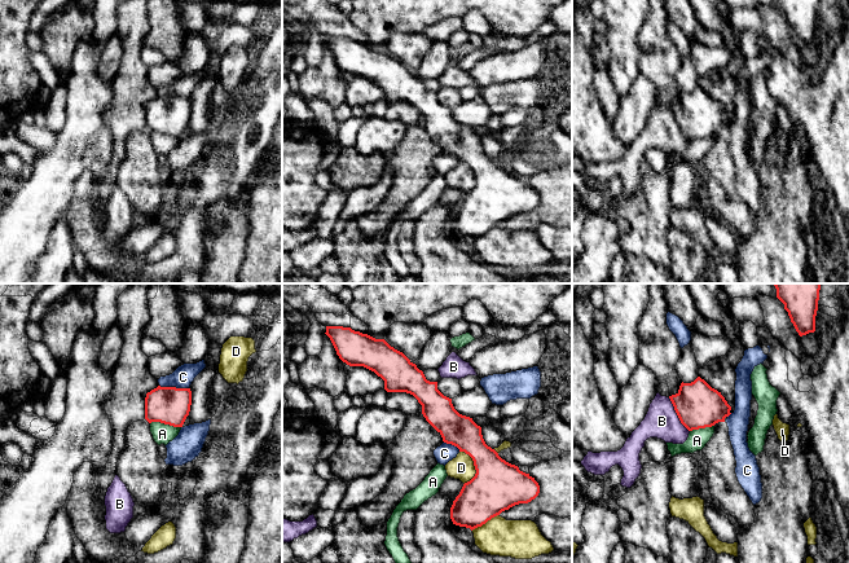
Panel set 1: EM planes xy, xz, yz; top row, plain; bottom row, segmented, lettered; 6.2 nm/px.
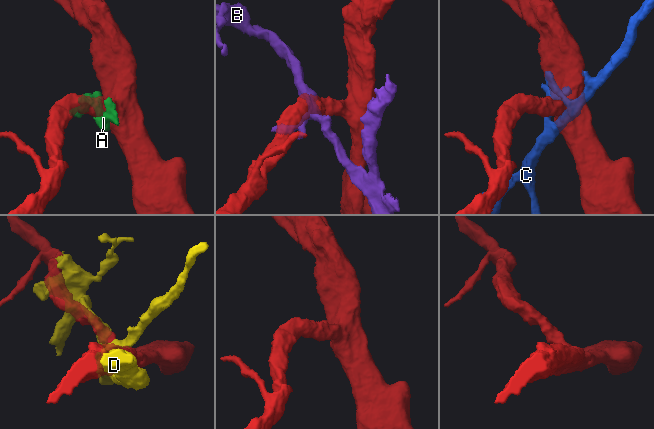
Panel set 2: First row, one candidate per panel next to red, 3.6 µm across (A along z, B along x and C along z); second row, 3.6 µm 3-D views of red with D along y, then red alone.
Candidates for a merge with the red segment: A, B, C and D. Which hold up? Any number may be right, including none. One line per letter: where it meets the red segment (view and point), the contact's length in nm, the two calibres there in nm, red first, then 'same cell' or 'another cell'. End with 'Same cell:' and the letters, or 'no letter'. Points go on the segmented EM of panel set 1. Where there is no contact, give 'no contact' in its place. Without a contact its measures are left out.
A: meets red in xy at (166, 423); contact 190 nm long; 240 nm thick on the red side, 130 nm on the other; another cell
B: meets red in yz at (677, 414); contact 260 nm long; 280 nm thick on the red side, 200 nm on the other; another cell
C: meets red in xy at (174, 387); contact 190 nm long; 240 nm thick on the red side, 130 nm on the other; another cell
D: meets red in xz at (474, 465); contact 220 nm long; 320 nm thick on the red side, 150 nm on the other; another cell
Same cell: no letter

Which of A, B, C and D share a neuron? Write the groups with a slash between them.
A D / B / C

